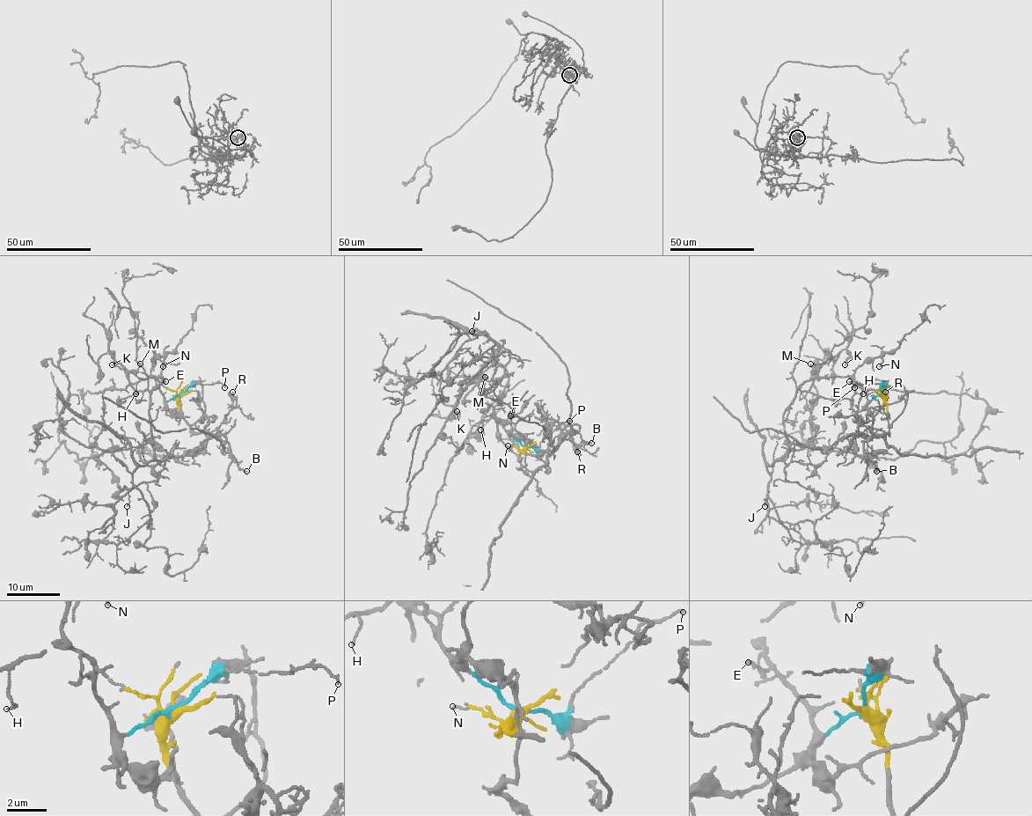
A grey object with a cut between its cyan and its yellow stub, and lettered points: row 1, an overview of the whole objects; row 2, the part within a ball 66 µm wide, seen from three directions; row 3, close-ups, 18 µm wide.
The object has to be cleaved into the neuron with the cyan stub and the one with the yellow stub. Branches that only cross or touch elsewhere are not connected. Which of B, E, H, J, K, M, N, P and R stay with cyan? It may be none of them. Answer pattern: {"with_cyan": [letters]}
{"with_cyan": ["E", "H", "J", "K", "M", "N", "P"]}

